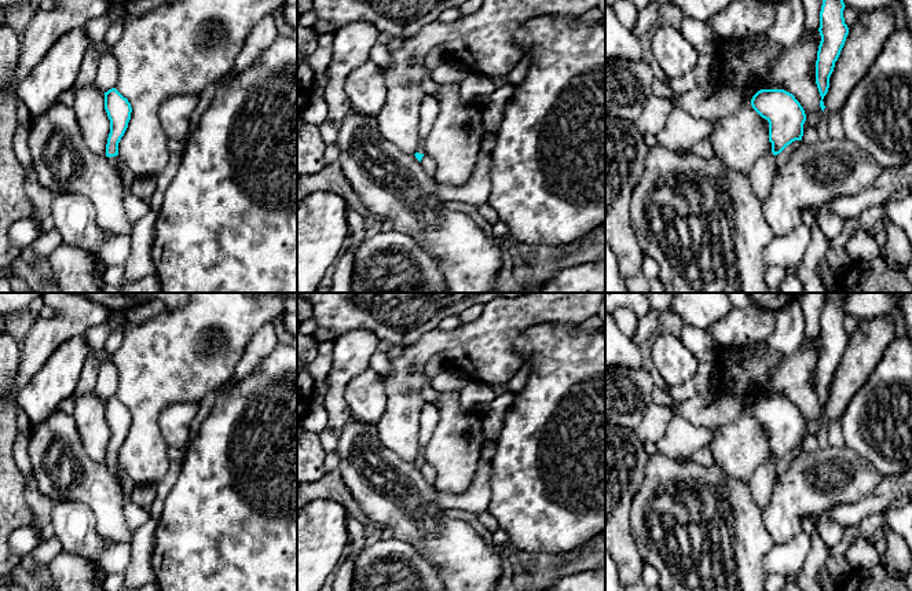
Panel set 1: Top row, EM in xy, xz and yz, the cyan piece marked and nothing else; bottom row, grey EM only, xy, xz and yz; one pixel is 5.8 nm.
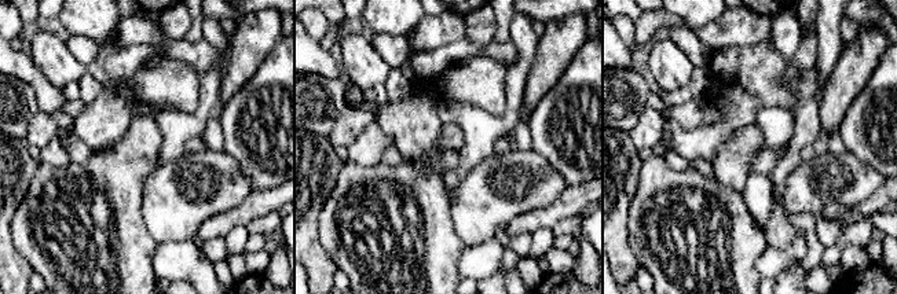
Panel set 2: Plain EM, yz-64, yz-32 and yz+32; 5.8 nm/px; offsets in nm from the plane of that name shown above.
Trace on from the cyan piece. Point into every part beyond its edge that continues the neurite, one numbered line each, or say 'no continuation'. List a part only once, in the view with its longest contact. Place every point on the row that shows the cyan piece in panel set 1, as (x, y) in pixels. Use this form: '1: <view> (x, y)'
1: xy (135, 208)

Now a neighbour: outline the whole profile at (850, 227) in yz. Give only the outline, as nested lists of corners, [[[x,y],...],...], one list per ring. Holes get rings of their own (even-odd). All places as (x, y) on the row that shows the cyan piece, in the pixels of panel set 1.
[[[854,217],[846,219],[842,232],[832,241],[828,241],[828,249],[842,249],[847,241],[858,232],[858,223]]]

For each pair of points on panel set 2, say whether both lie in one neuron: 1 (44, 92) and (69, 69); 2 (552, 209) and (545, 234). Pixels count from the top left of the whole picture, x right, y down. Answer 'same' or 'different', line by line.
1: different
2: different

